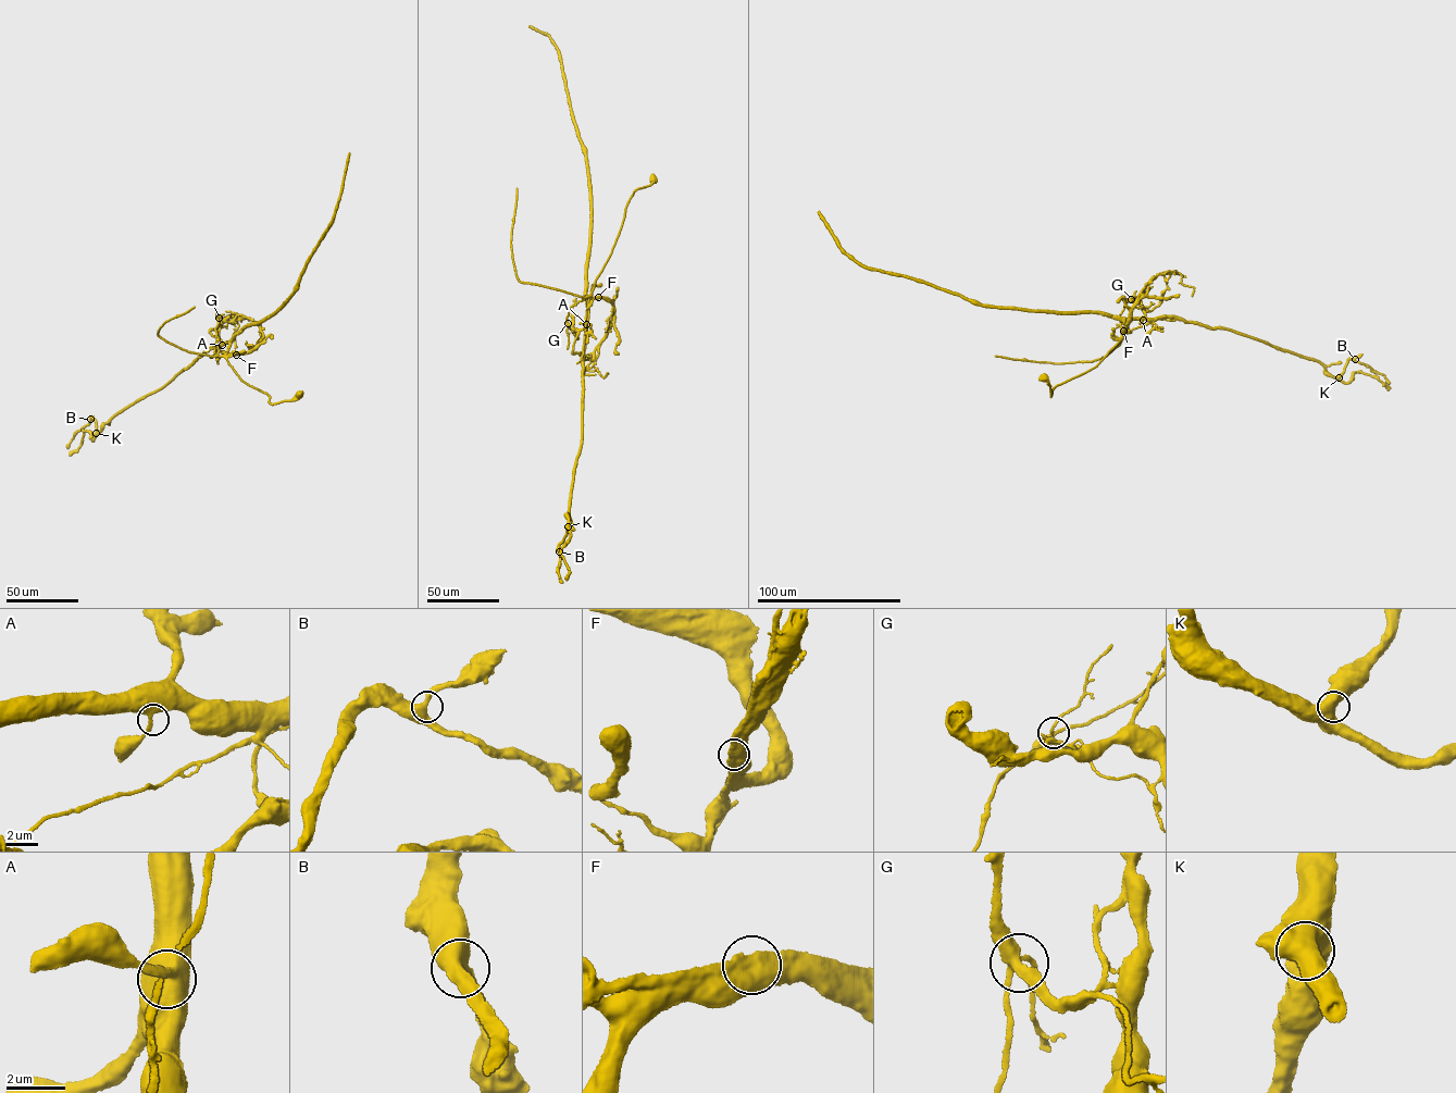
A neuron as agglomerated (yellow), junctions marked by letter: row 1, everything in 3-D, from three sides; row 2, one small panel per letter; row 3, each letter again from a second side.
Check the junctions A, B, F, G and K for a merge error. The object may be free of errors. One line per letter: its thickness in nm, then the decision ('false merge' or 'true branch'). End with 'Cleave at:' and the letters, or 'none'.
A: 320 nm | true branch
B: 480 nm | true branch
F: 650 nm | false merge
G: 360 nm | true branch
K: 600 nm | true branch
Cleave at: F

